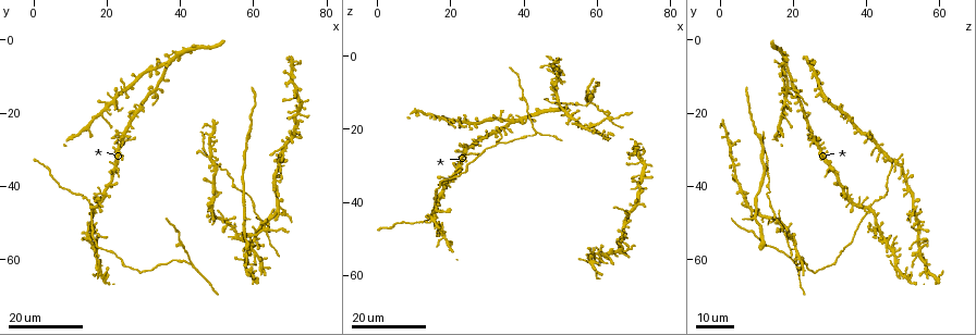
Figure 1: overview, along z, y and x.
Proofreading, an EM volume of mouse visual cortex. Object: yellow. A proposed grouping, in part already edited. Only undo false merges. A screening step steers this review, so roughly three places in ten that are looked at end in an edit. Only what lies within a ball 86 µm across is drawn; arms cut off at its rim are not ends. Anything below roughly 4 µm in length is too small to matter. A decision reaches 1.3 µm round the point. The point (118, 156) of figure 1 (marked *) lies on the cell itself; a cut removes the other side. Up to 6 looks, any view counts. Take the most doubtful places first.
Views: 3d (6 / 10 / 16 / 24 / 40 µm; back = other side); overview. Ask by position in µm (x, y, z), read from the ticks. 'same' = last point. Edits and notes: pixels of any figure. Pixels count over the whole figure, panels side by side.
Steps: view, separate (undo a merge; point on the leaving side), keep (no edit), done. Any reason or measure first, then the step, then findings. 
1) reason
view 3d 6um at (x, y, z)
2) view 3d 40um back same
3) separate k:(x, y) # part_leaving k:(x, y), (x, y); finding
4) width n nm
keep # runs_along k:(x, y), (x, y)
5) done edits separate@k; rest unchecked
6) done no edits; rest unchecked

looks like a crossing
view 3d 24um at (66.5, 46.5, 53.5)

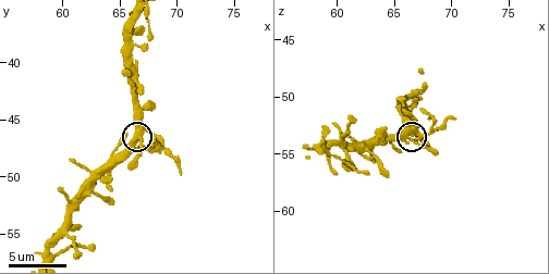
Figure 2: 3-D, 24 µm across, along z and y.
view 3d 6um at (67.2, 46.2, 53.0)

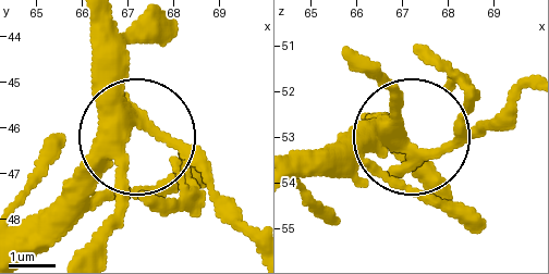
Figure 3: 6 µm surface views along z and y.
from behind
view 3d 6um back at (67.20, 45.90, 53.20)

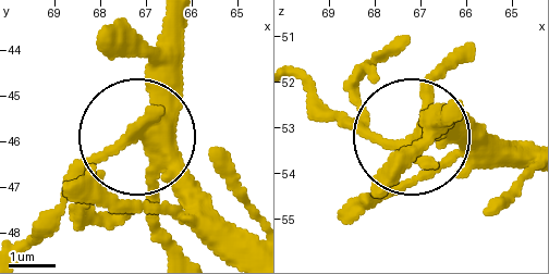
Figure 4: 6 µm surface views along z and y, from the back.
arms 4
separate 4:(70, 165) # two cells meet here

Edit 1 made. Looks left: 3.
view overview

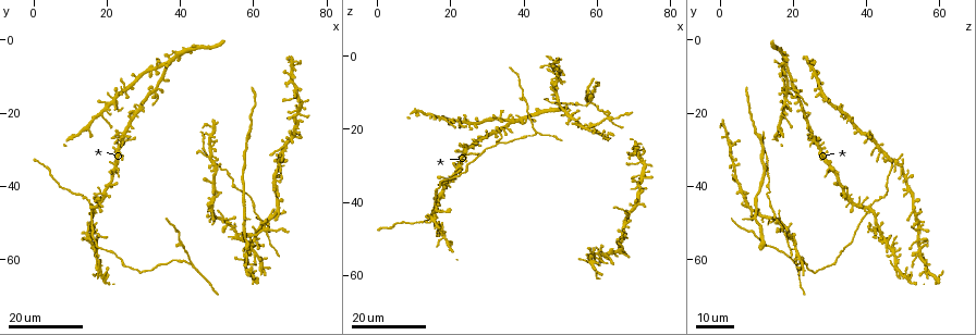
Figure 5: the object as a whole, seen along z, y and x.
arms part here
view 3d 24um at (33.5, 14.5, 20.5)

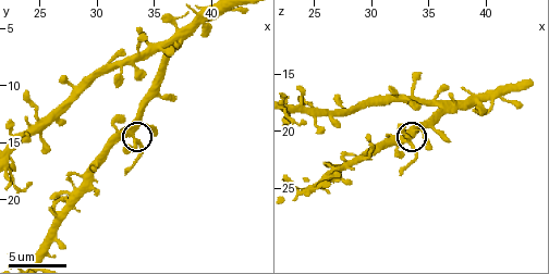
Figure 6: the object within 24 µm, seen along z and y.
zoom in
view 3d 10um at (33.2, 14.8, 20.8)

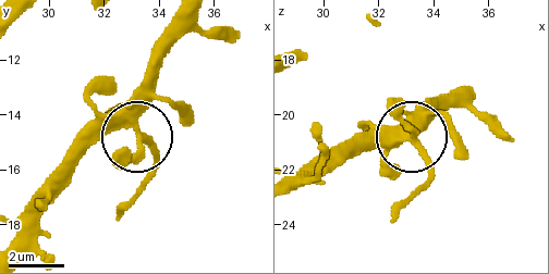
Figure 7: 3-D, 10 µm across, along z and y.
width 320 nm
keep # continuous, no second cell

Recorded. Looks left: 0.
done edits separate@4; rest unchecked

